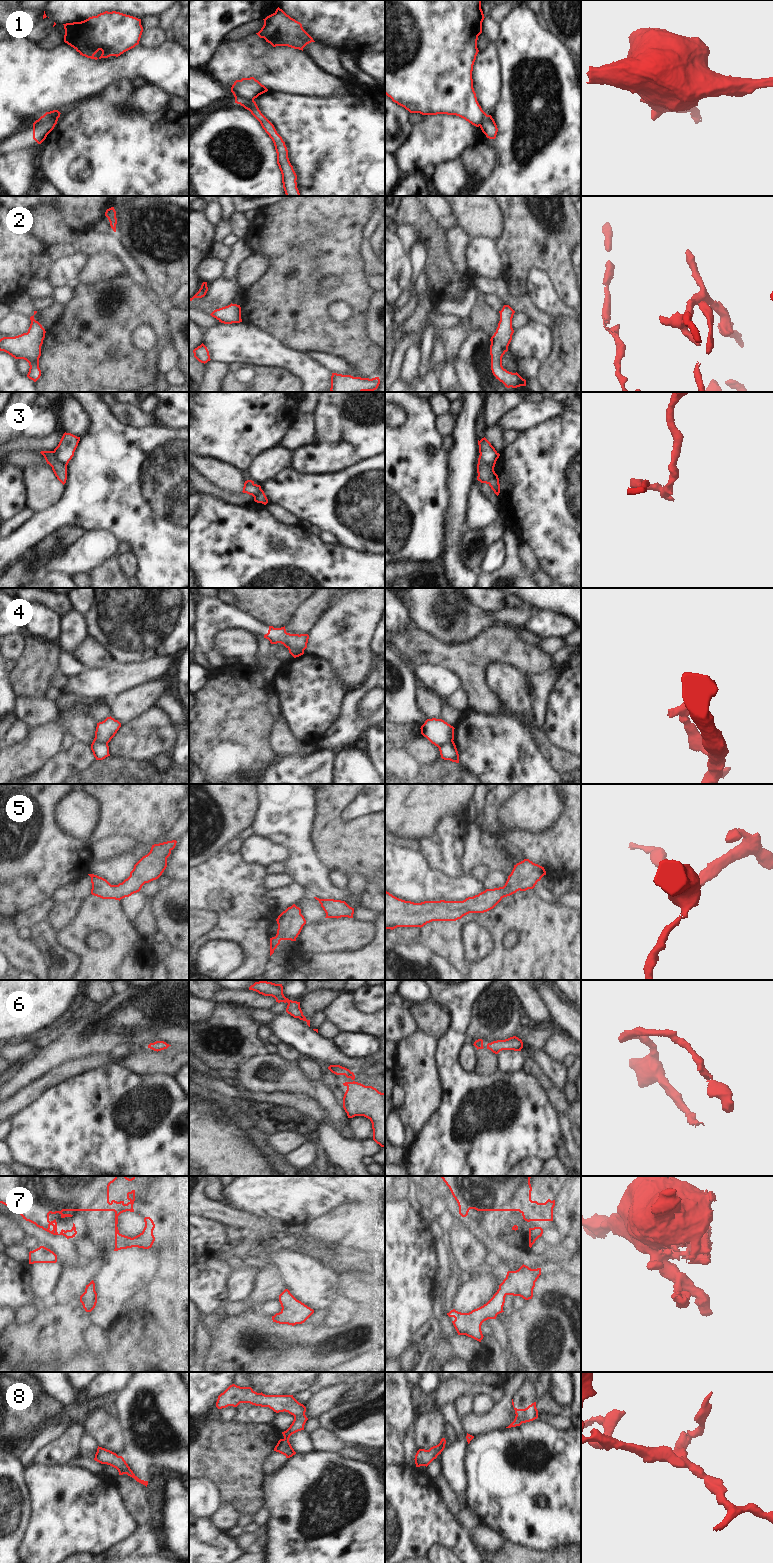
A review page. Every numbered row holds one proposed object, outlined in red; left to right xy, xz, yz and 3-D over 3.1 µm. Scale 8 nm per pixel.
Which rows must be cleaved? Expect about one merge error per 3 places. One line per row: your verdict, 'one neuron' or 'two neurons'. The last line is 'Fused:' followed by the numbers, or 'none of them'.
1: two neurons
2: one neuron
3: two neurons
4: two neurons
5: one neuron
6: one neuron
7: one neuron
8: one neuron
Fused: 1, 3, 4

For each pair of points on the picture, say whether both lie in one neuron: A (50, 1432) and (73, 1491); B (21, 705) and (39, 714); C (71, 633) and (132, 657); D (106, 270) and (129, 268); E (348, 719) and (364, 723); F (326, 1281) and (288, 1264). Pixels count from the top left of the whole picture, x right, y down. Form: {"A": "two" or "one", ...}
{"A": "two", "B": "one", "C": "two", "D": "two", "E": "one", "F": "one"}

